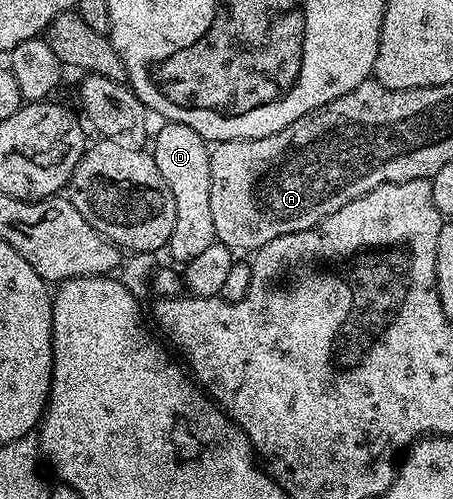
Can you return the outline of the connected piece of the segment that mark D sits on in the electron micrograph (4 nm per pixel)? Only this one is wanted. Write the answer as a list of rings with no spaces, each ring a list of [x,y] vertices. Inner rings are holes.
[[[165,122],[160,132],[155,132],[150,143],[150,154],[158,165],[158,173],[162,173],[162,181],[170,185],[170,193],[174,193],[176,216],[174,217],[174,233],[168,238],[167,254],[170,253],[177,259],[177,264],[189,263],[198,253],[210,249],[212,243],[217,242],[214,233],[214,220],[210,214],[210,147],[201,135],[194,133],[190,125]]]

